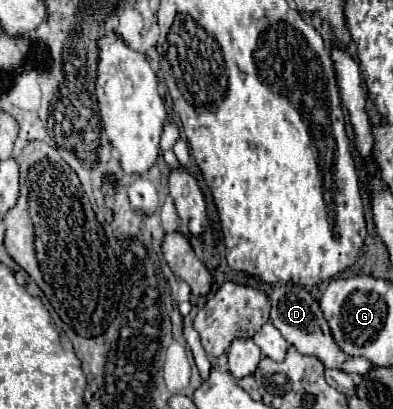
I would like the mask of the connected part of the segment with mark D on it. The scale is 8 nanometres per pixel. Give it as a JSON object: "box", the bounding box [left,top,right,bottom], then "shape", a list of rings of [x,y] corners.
{"box":[270,283,374,375],"shape":[[[294,283],[274,285],[270,299],[272,299],[272,313],[270,313],[272,325],[300,353],[320,359],[324,363],[324,367],[328,367],[328,369],[340,369],[340,371],[350,373],[350,375],[366,375],[374,369],[374,365],[368,363],[368,359],[344,355],[344,351],[340,351],[340,347],[336,347],[336,341],[332,339],[332,331],[328,327],[328,321],[324,319],[324,313],[320,311],[318,301],[312,299],[312,295],[304,287],[294,285]]]}

